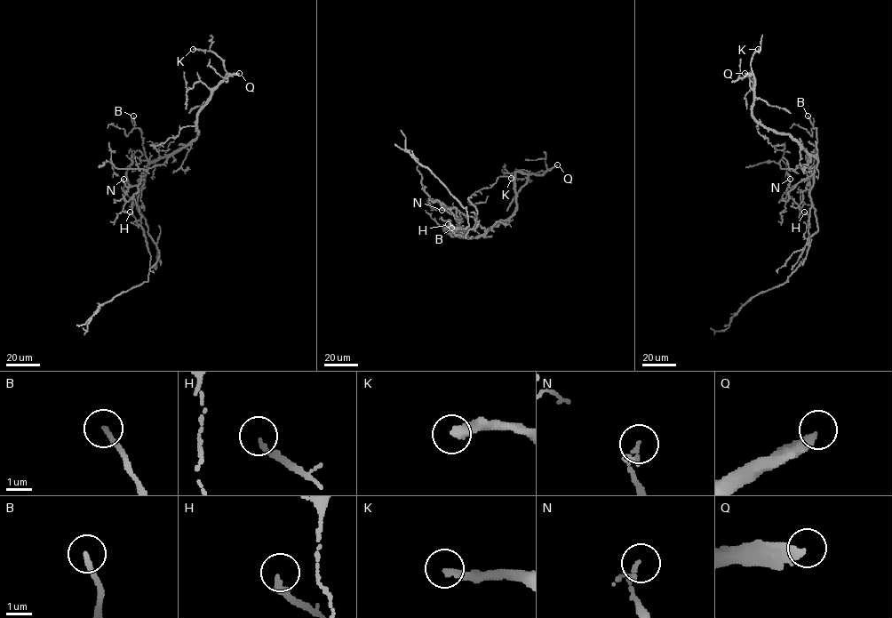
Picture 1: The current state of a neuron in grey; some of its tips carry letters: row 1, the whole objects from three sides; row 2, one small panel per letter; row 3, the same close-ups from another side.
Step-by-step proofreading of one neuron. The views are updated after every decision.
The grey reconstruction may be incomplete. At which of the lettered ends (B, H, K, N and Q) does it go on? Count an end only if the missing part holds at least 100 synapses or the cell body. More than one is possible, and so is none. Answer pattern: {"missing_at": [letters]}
{"missing_at": ["K", "Q"]}

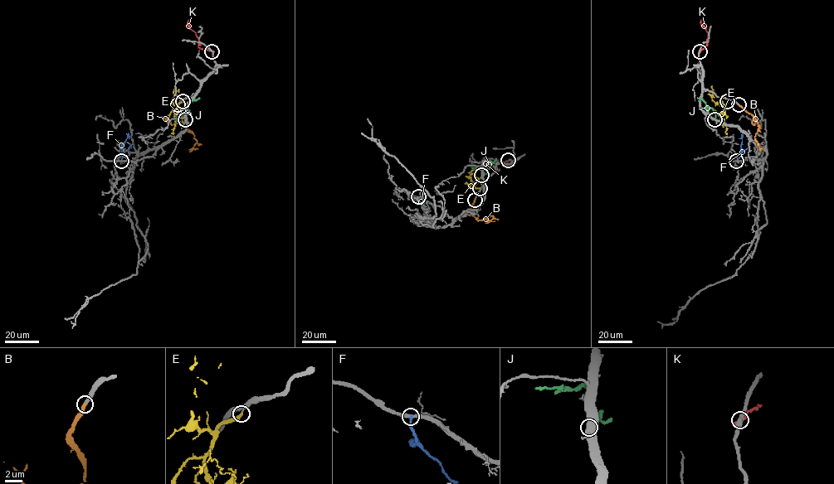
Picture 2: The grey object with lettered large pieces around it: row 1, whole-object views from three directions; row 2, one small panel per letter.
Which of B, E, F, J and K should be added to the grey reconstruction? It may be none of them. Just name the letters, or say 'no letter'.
B

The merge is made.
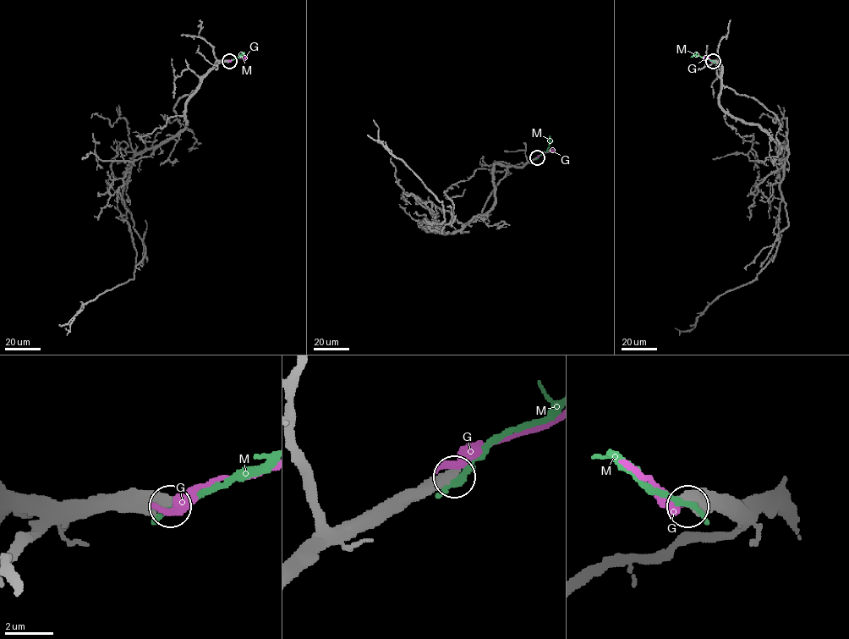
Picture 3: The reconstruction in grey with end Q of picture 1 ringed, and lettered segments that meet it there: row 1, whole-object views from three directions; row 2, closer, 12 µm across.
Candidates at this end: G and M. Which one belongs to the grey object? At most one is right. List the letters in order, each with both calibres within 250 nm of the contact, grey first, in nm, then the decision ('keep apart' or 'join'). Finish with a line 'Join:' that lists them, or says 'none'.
G: 380/600 nm | keep apart
M: 550/320 nm | keep apart
Join: none

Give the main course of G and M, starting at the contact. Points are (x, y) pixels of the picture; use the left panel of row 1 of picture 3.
G: (229, 61), (246, 57)
M: (228, 61), (242, 56)

